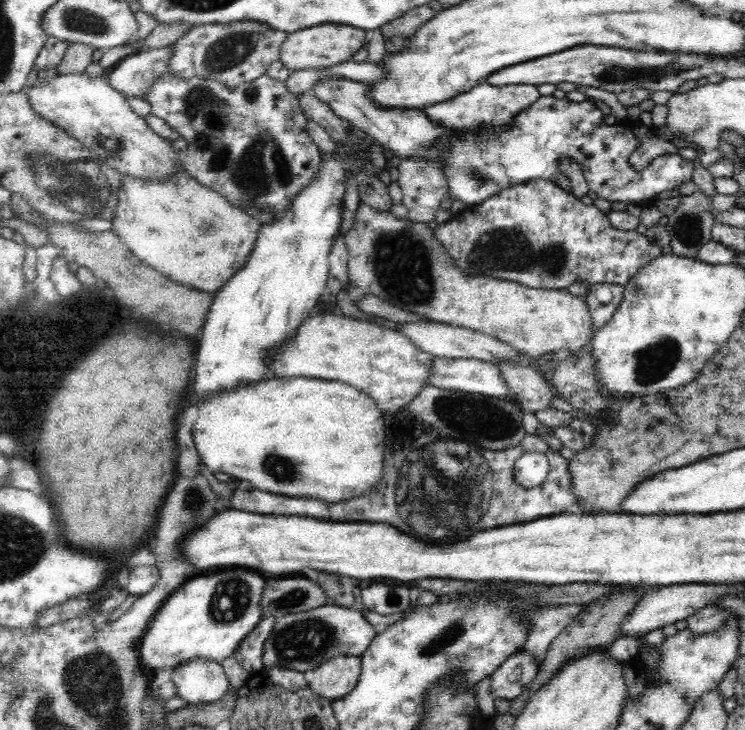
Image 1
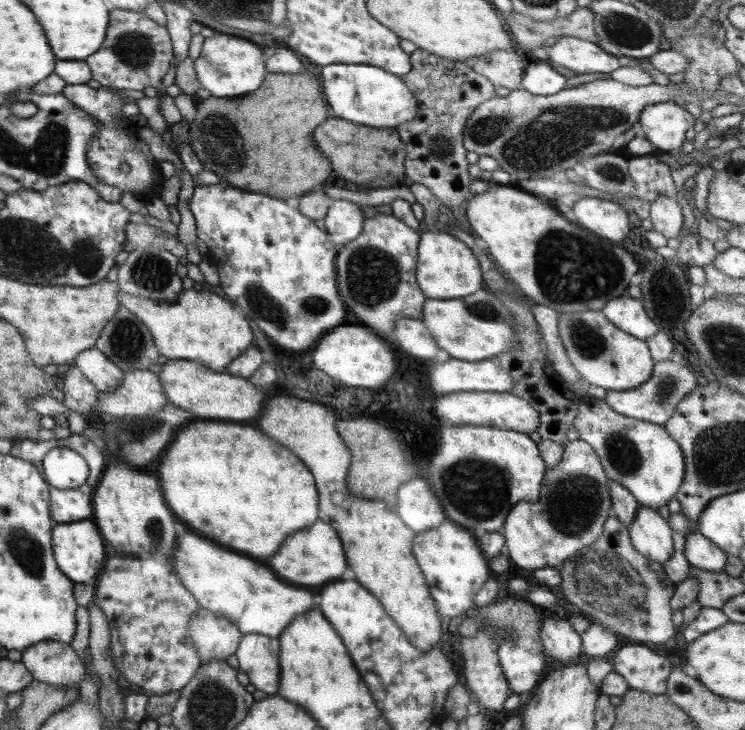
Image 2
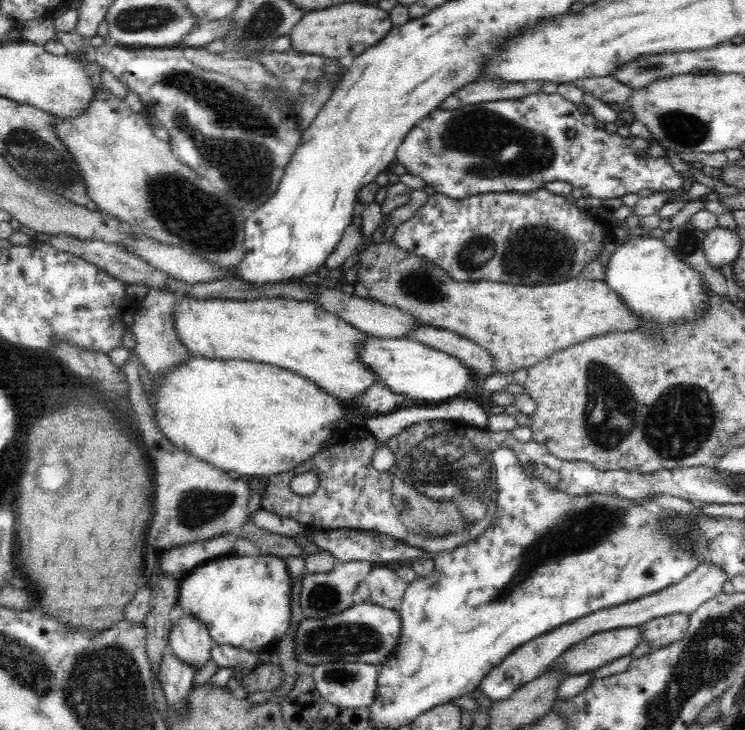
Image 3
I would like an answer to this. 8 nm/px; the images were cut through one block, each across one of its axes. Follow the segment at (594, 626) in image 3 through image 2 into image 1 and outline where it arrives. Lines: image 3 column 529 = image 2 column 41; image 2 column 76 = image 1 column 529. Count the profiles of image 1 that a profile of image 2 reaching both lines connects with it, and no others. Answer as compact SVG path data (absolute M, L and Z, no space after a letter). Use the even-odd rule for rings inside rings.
M526 651L512 654L492 673L490 690L497 698L511 701L529 688L537 672L536 661Z

